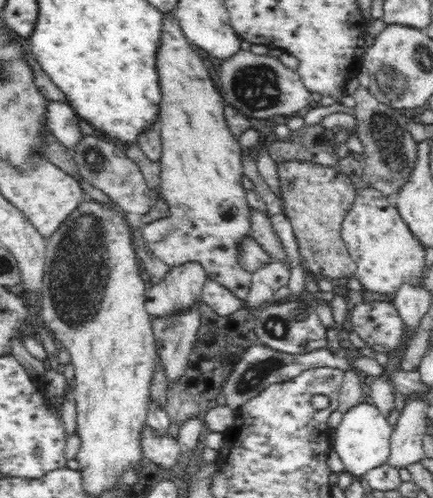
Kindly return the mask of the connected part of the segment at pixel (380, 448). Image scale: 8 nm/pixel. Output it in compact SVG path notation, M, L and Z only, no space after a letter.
M358 403L343 413L343 419L337 429L334 430L336 438L331 442L331 448L344 463L345 472L354 476L363 476L372 470L382 466L390 456L390 439L393 426L374 405Z

